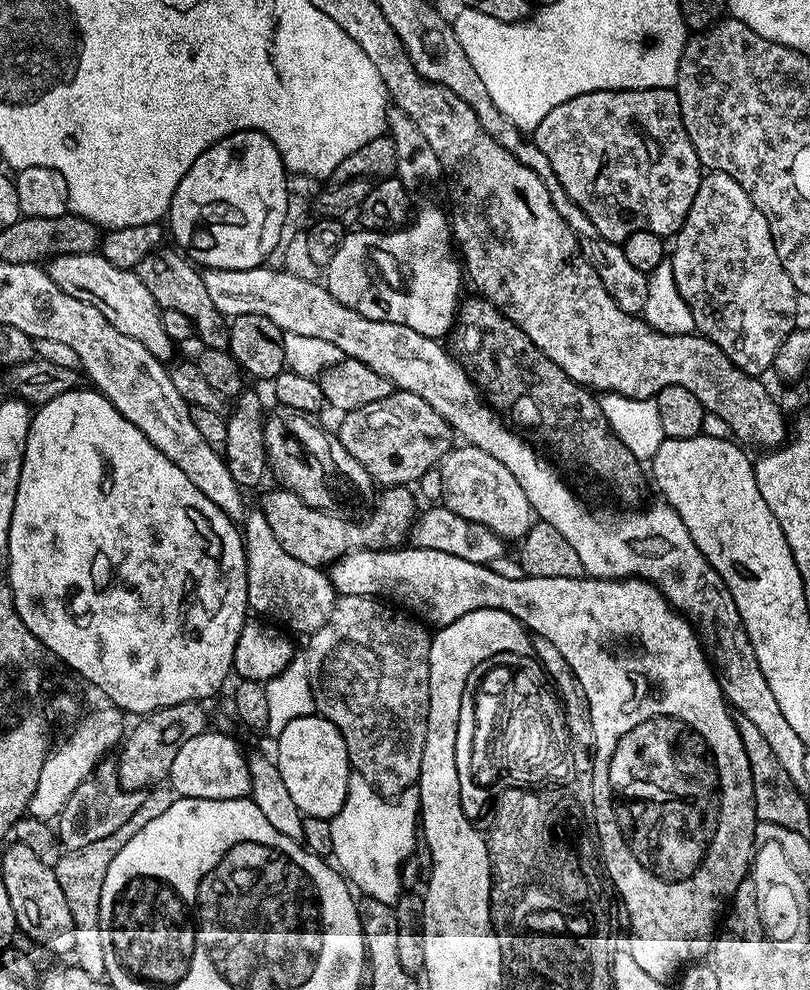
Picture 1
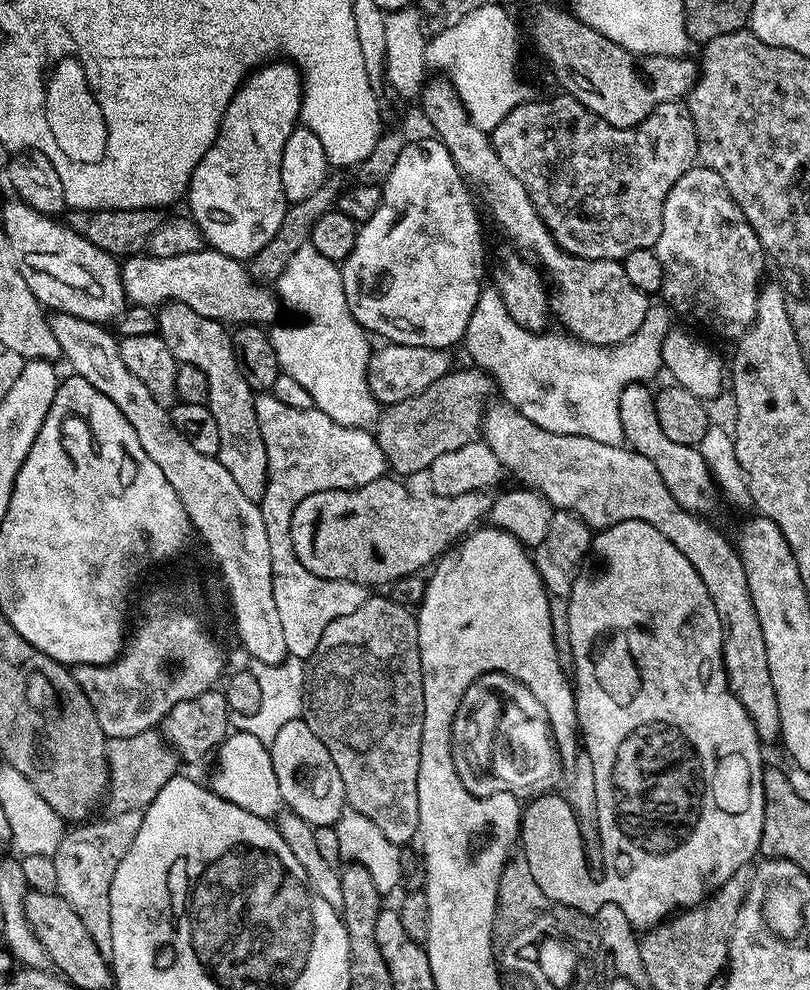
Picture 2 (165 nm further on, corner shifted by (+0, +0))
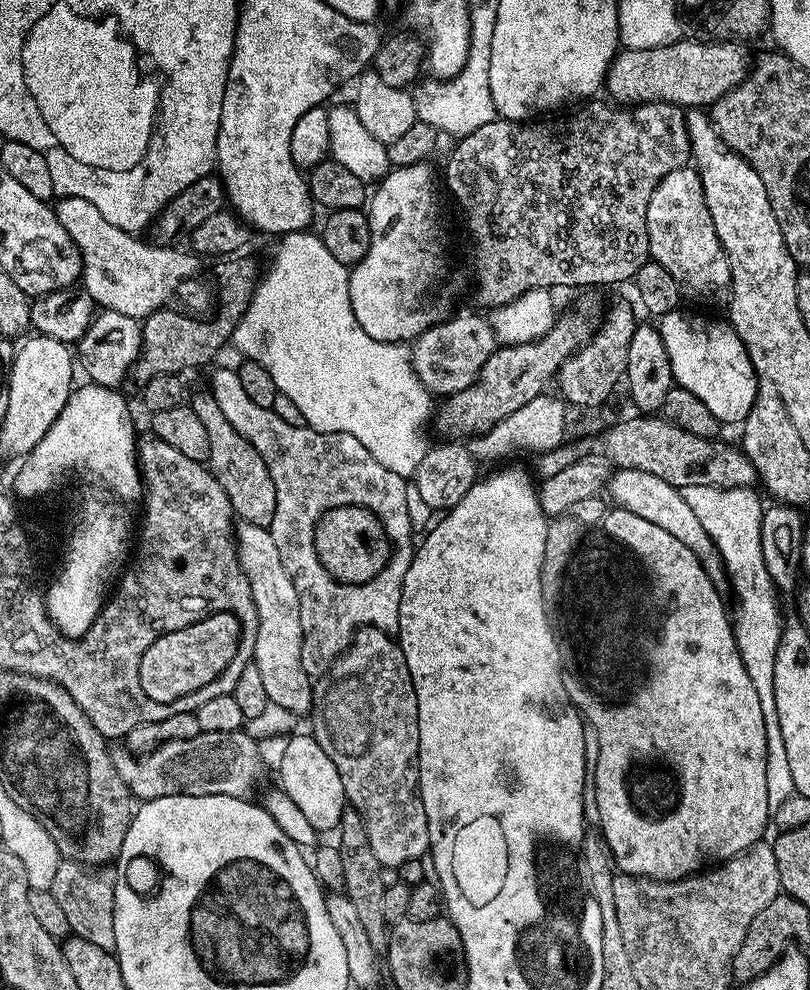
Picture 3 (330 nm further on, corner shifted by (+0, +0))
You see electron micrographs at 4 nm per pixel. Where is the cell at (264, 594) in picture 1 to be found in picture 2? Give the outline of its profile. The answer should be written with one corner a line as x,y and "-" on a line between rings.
260,394
256,397
256,413
258,426
262,430
262,442
266,446
268,459
268,485
266,494
259,500
262,522
266,522
266,538
270,542
270,570
274,588
274,606
278,606
278,619
282,621
282,635
286,637
286,650
289,656
307,661
318,650
318,642
322,642
322,634
330,622
348,612
358,610
368,600
369,589
362,584
349,580
327,580
318,578
298,562
294,554
294,546
290,542
290,518
294,514
294,506
302,502
302,498
311,492
334,490
335,488
357,488
381,479
386,472
386,461
378,446
375,435
362,428
347,428
335,424
325,412
317,408
295,409
271,394

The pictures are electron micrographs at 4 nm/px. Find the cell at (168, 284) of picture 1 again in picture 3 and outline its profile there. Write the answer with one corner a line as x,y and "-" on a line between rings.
207,391
198,393
193,400
191,397
190,407
194,414
198,414
202,426
206,426
206,435
210,438
210,454
206,464
222,490
226,490
226,498
230,498
233,513
247,524
268,528
274,518
278,494
274,490
274,478
270,478
270,470
262,454
258,454
258,450
254,450
251,442
238,434
238,430
234,430
226,414
222,414
218,402
214,402

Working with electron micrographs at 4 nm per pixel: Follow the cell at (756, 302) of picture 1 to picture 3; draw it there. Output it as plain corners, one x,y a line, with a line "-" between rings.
695,167
670,170
662,182
658,182
654,194
650,194
650,206
646,206
646,234
649,257
666,266
674,282
678,282
681,297
723,301
729,295
730,262
714,230
714,218
710,218
700,174

